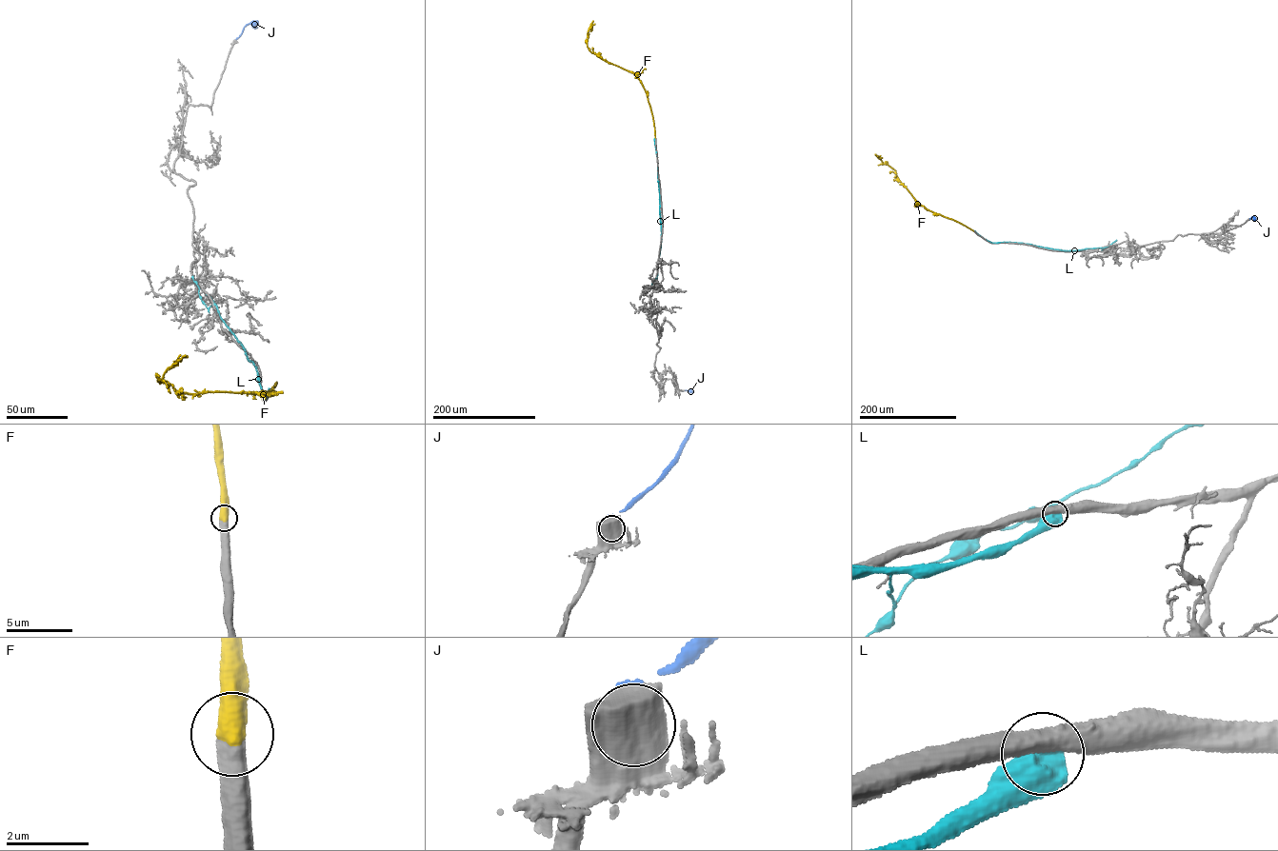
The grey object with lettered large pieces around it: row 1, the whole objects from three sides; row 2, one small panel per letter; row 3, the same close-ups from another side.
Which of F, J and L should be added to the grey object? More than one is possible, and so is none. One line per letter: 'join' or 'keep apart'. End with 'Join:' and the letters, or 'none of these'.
F: join
J: keep apart
L: keep apart
Join: F

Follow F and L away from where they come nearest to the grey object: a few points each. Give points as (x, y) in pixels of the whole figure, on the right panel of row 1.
F: (973, 230), (919, 204), (899, 179), (895, 170), (875, 154)
L: (1108, 246), (1066, 250), (1020, 243), (993, 243), (973, 230)

